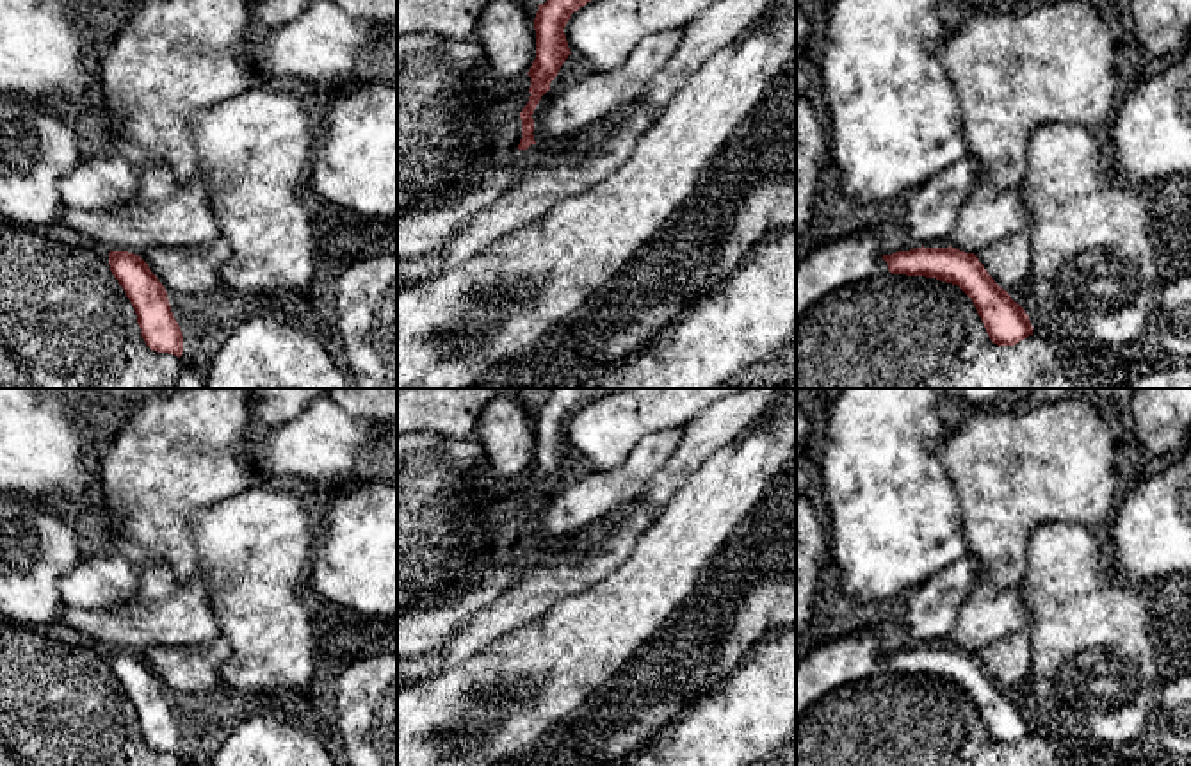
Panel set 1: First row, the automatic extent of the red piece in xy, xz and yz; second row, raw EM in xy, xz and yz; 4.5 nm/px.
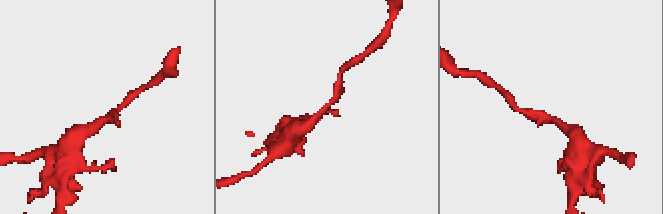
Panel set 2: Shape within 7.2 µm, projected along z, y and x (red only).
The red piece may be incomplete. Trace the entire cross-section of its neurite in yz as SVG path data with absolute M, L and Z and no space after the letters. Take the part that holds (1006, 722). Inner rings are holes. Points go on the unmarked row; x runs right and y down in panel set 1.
M922 645L881 657L892 673L926 675L958 684L972 698L993 743L1015 745L1033 734L1025 709L995 682L977 654L951 645Z

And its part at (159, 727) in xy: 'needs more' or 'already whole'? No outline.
already whole

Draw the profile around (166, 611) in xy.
M167 565L139 572L137 599L110 611L64 607L59 623L87 634L103 650L141 654L153 645L192 647L223 634L203 575L178 581Z

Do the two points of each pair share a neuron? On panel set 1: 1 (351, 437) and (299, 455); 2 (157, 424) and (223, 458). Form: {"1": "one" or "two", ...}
{"1": "one", "2": "one"}

